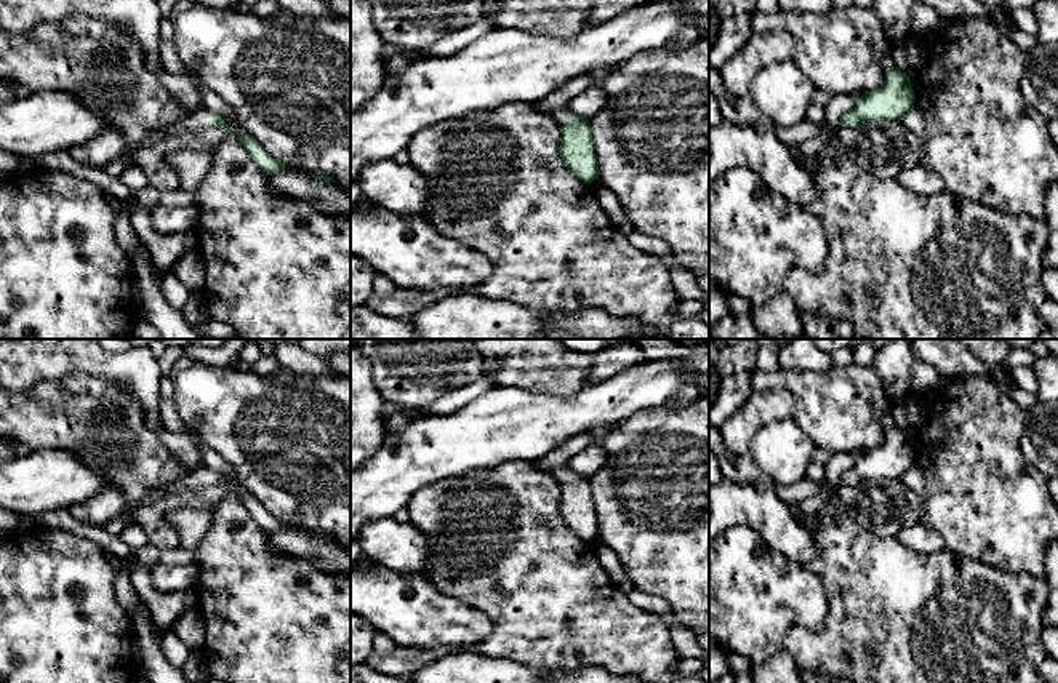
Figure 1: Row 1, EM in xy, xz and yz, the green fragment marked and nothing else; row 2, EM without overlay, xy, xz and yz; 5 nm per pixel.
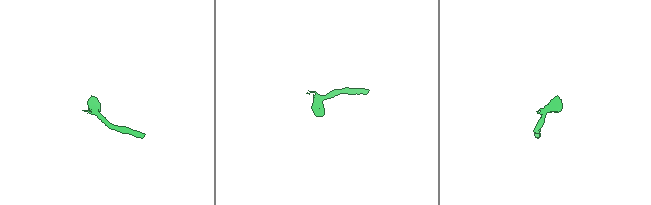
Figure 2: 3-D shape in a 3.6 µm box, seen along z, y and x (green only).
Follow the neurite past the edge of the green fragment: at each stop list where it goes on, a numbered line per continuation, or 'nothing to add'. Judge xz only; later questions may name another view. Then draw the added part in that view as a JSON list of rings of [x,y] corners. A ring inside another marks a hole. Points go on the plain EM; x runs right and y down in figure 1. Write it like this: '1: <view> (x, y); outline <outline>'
1: xz (561, 474); outline [[[559,467],[559,469],[552,469],[549,470],[549,473],[560,483],[567,483],[568,475],[570,475],[570,469],[568,467]]]

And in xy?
1: xy (199, 477); outline [[[198,467],[192,473],[184,475],[182,478],[173,481],[165,491],[152,494],[146,499],[144,505],[155,504],[165,497],[170,497],[173,494],[181,493],[182,489],[187,488],[198,488],[198,486],[208,486],[208,480],[211,477],[210,469],[206,467]]]

